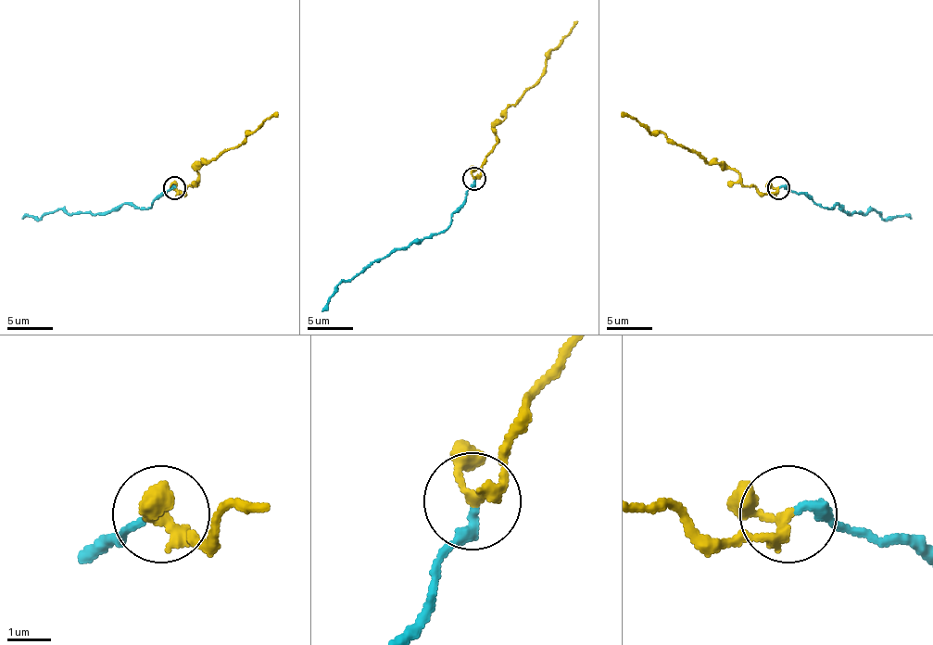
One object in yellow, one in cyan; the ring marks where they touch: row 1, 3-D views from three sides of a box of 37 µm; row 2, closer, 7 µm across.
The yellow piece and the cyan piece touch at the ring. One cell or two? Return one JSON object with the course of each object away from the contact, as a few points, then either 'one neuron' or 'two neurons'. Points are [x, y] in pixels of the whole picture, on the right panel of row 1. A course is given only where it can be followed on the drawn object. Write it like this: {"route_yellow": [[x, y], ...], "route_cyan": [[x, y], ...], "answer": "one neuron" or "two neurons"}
{"route_yellow": [[777, 187], [771, 194], [746, 187], [738, 173], [723, 169], [656, 132], [649, 132], [622, 111]], "route_cyan": [[780, 187], [803, 192], [824, 208], [838, 203], [849, 214], [864, 214], [874, 209], [883, 219], [911, 214]], "answer": "one neuron"}

